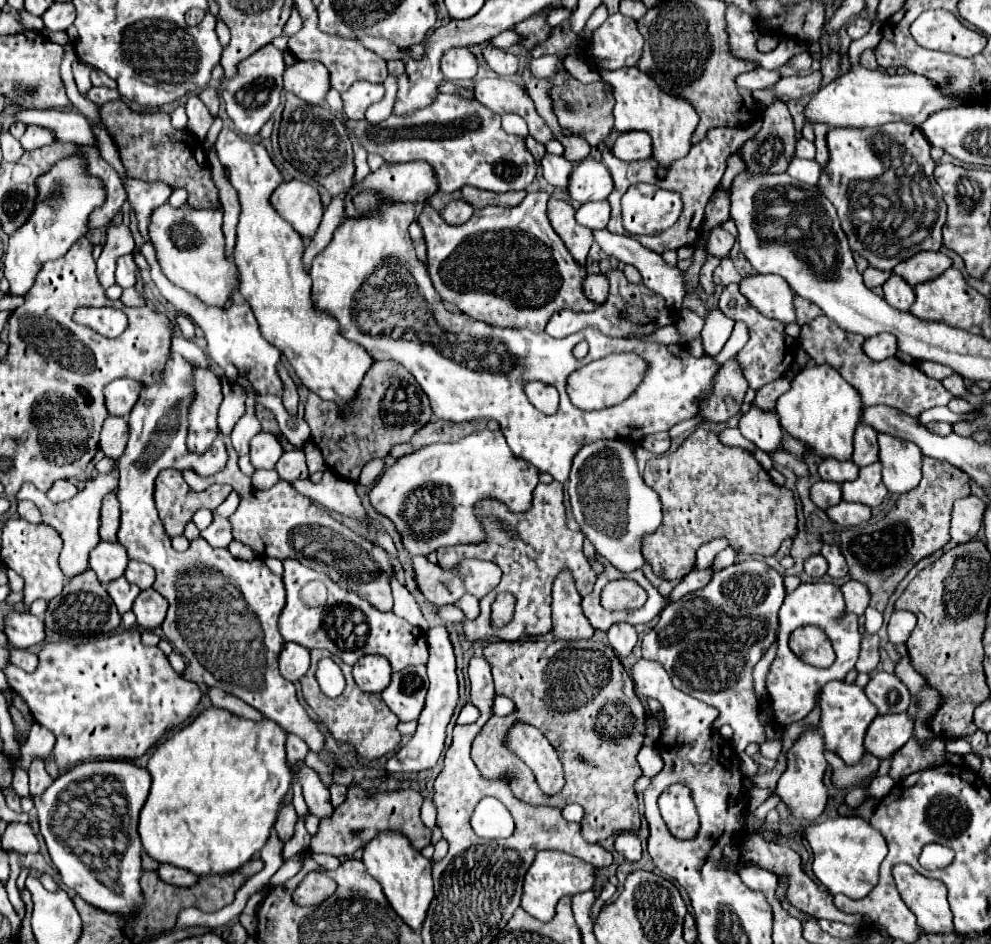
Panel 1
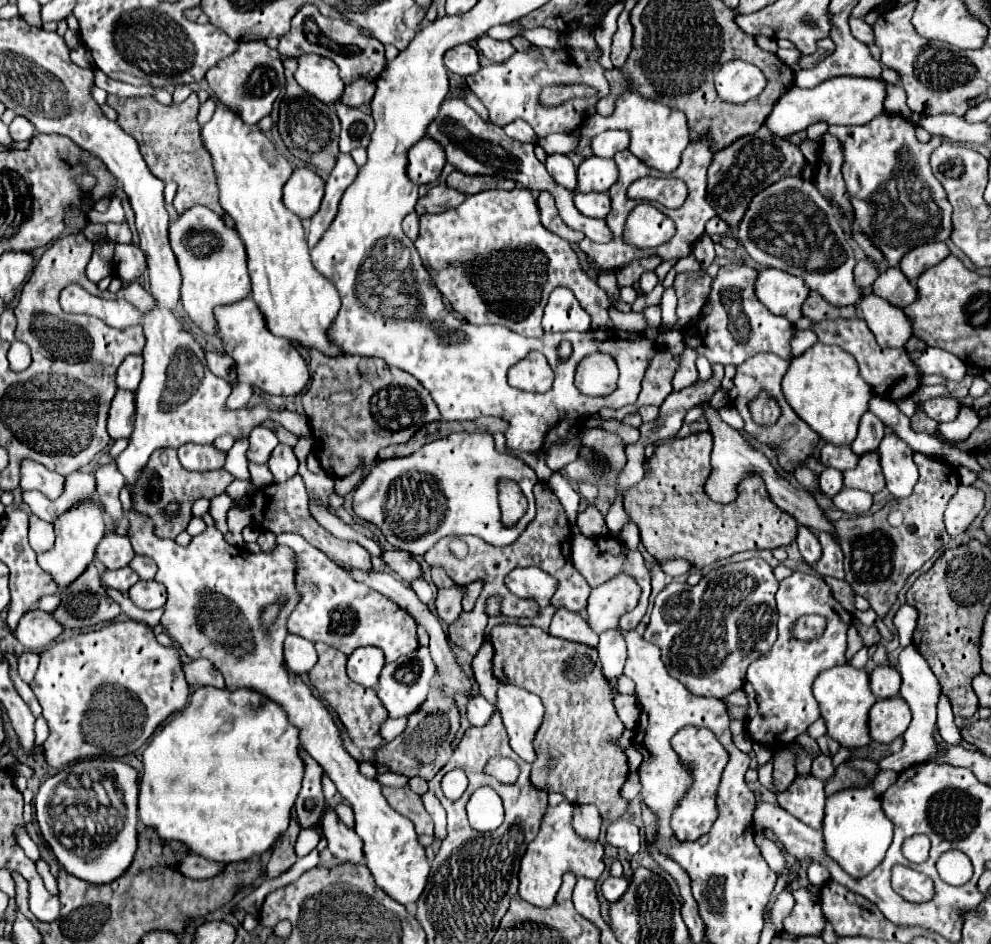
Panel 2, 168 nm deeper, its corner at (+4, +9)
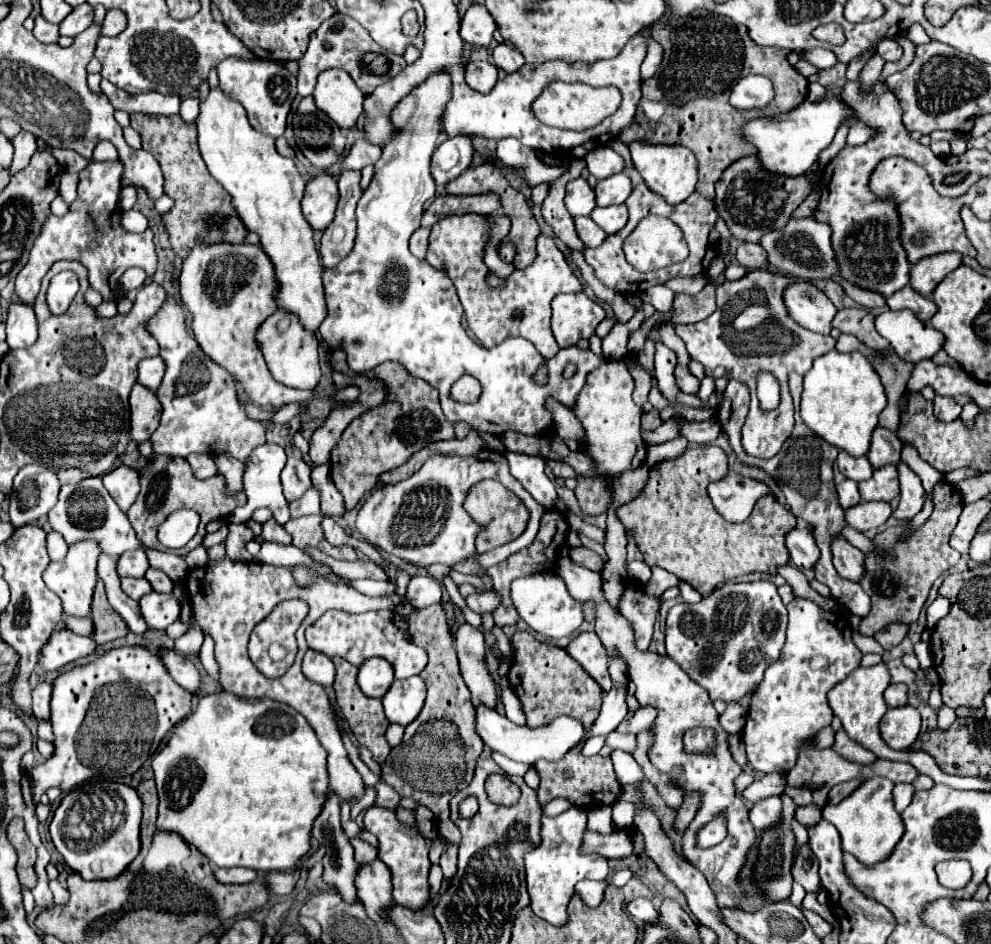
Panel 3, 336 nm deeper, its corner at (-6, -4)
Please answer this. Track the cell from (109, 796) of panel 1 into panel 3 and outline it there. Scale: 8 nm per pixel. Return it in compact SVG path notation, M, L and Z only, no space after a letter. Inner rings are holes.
M106 779L88 781L62 797L50 823L50 835L54 847L64 857L66 865L72 871L78 871L84 881L94 881L94 879L110 881L120 877L140 853L140 819L142 819L142 799L134 787Z

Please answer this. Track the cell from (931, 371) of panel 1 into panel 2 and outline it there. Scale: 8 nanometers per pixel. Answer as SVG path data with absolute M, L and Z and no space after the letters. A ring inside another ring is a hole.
M926 348L922 352L910 352L910 360L914 360L918 372L940 374L952 382L960 382L968 370L966 364L958 356L942 348Z

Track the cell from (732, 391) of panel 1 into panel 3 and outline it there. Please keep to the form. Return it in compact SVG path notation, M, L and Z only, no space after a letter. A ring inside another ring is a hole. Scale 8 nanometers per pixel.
M652 409L652 411L648 411L648 413L642 415L642 429L656 429L660 425L662 425L662 419L660 419L660 415L658 415L656 409Z

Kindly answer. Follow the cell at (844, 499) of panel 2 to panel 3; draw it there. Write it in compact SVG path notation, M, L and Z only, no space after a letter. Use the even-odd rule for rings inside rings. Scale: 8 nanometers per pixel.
M860 501L852 509L846 509L846 523L858 531L868 531L886 523L890 515L892 515L892 509L884 501L876 501L876 503Z

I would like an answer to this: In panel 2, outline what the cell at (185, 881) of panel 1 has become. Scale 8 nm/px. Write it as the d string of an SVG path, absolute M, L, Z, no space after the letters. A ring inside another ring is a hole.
M190 852L178 866L178 870L184 874L184 876L190 876L190 878L210 878L210 876L216 876L218 872L222 872L226 864L222 862L214 862L214 860L206 860L194 852Z

